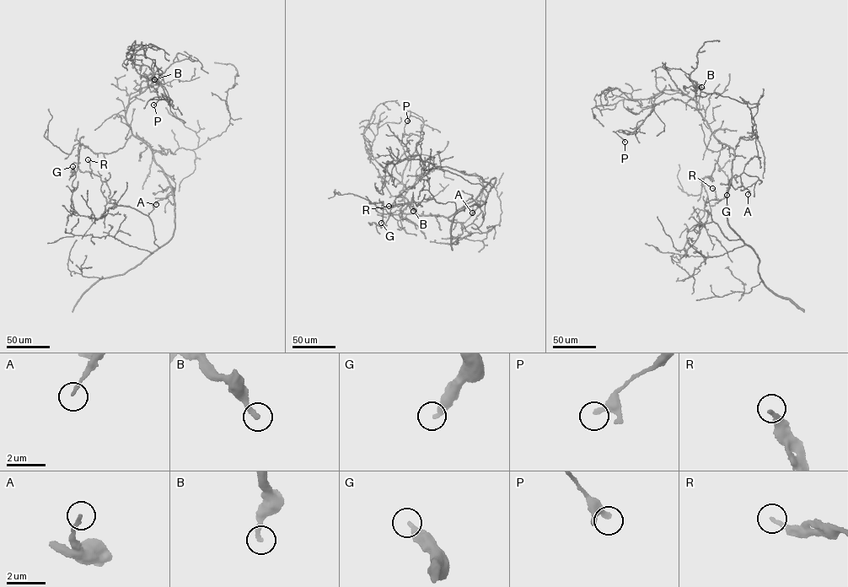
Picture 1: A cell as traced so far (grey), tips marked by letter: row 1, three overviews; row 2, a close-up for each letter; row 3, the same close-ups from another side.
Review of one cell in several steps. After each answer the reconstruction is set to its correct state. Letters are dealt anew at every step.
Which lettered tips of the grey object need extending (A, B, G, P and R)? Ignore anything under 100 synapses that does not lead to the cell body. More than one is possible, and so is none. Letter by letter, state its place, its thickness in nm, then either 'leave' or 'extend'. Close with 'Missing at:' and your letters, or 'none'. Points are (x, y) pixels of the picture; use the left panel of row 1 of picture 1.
A: at (156, 204); 160 nm thick; leave
B: at (154, 79); 240 nm thick; leave
G: at (72, 166); 340 nm thick; leave
P: at (153, 105); 300 nm thick; leave
R: at (88, 159); 240 nm thick; leave
Missing at: none

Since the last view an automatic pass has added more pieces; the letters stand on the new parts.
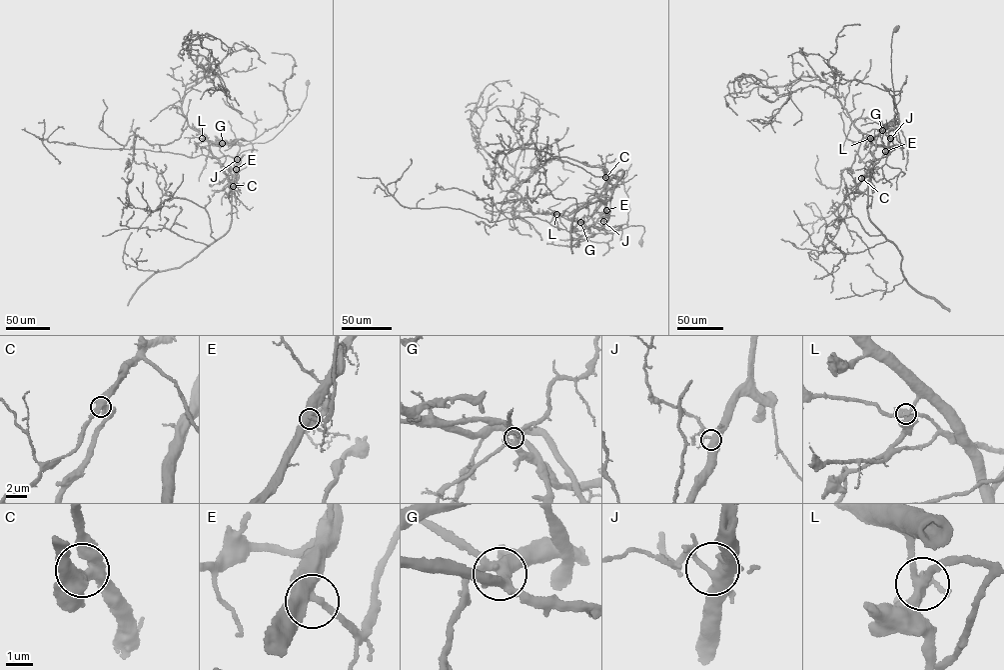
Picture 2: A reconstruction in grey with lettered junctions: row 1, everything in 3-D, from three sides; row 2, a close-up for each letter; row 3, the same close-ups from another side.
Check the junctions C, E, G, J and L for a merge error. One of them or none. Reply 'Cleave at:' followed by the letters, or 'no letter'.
Cleave at: L

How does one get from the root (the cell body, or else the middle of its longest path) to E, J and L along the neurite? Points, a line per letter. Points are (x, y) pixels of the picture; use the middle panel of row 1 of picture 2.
E: (641, 242), (645, 231), (641, 225), (608, 233), (600, 228), (606, 210)
J: (641, 242), (645, 231), (643, 226), (631, 225), (608, 233), (600, 228), (603, 221)
L: (641, 242), (645, 231), (641, 225), (608, 233), (555, 214)

